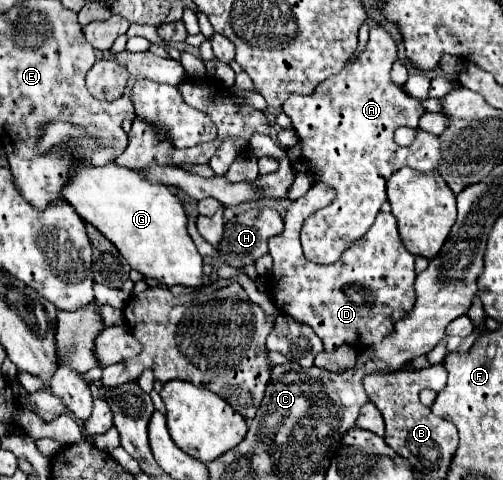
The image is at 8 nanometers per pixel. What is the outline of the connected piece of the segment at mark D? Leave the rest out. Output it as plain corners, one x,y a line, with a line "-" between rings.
315,182
303,198
291,204
285,214
285,230
269,240
269,254
273,258
269,292
279,312
311,326
327,352
333,352
341,344
351,344
357,350
365,350
383,342
391,334
391,314
395,310
413,308
415,256
405,250
393,214
379,212
367,234
353,242
335,264
323,266
307,262
299,244
303,220
311,212
331,204
334,198
335,193
329,186

